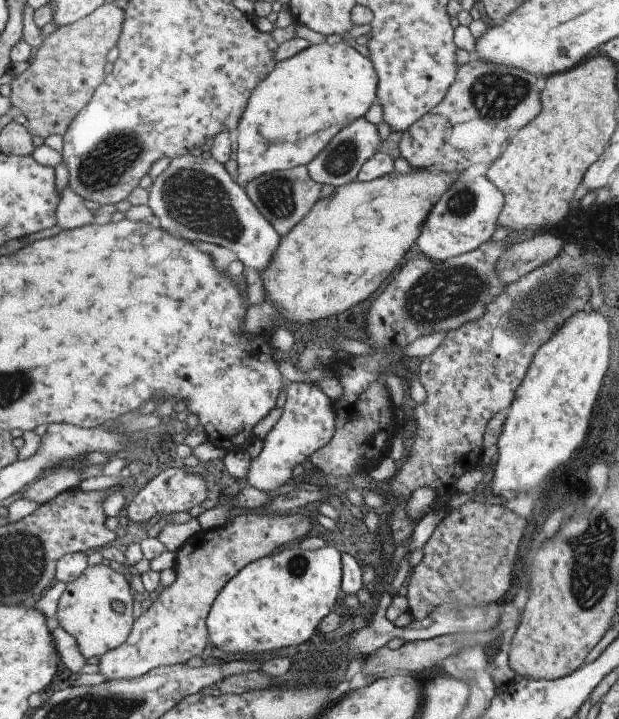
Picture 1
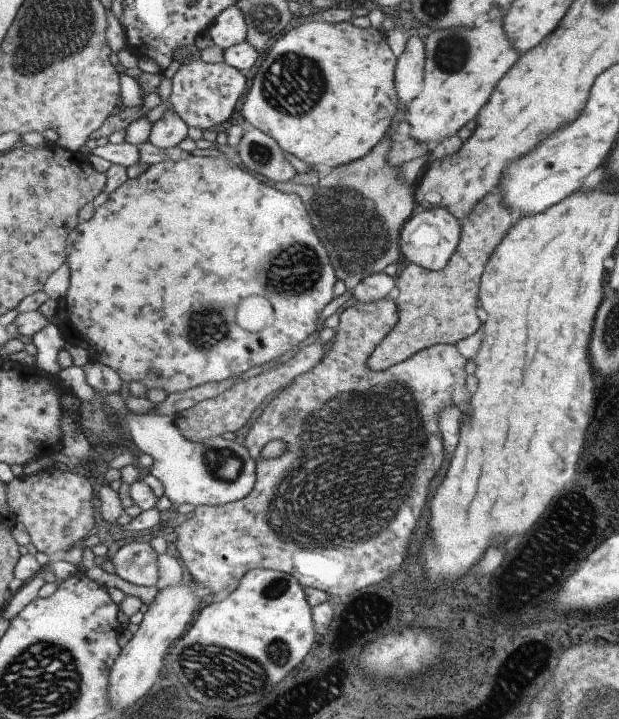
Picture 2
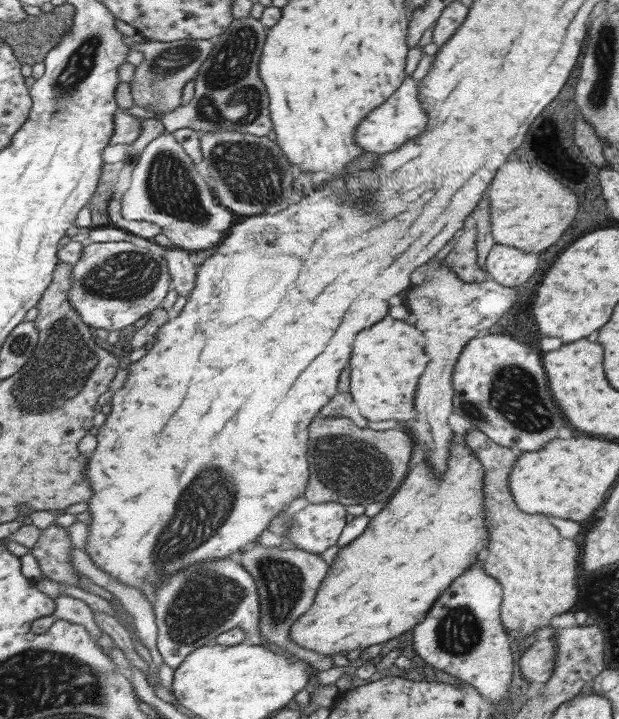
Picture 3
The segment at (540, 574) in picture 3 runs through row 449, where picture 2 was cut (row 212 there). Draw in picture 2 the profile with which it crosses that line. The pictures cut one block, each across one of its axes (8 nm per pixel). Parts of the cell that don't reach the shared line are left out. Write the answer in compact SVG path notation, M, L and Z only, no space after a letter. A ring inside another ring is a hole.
M487 194L459 222L461 234L457 248L439 272L427 272L415 264L405 264L405 268L395 278L397 298L393 302L399 322L395 322L395 330L391 330L391 334L379 342L379 350L371 352L367 370L391 370L391 366L399 366L401 362L415 358L415 354L421 350L433 346L455 346L459 340L471 336L477 330L479 320L475 316L475 308L479 278L493 250L509 234L509 228L515 226L515 218L511 218L511 214L499 206L497 194Z

